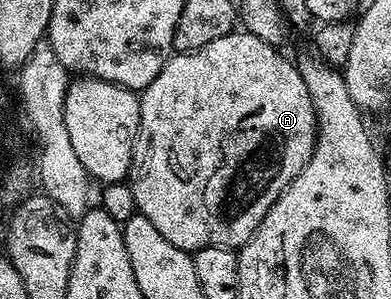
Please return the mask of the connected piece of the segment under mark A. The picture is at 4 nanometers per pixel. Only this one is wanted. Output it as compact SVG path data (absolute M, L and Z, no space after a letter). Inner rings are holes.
M234 32L227 36L219 36L219 40L214 40L207 44L207 48L199 48L195 52L186 54L174 53L170 56L159 76L151 80L151 84L146 90L140 91L141 99L141 126L137 129L137 139L133 145L133 155L131 156L131 168L127 179L129 186L135 192L135 204L138 211L175 248L183 248L190 252L196 252L208 246L228 246L230 248L240 248L252 238L254 232L259 228L263 216L275 204L275 200L303 172L307 160L313 155L313 145L317 142L317 113L313 107L311 96L307 92L307 84L303 84L303 76L297 70L292 61L288 62L278 47L269 42L259 40L259 36L246 34L244 32Z

